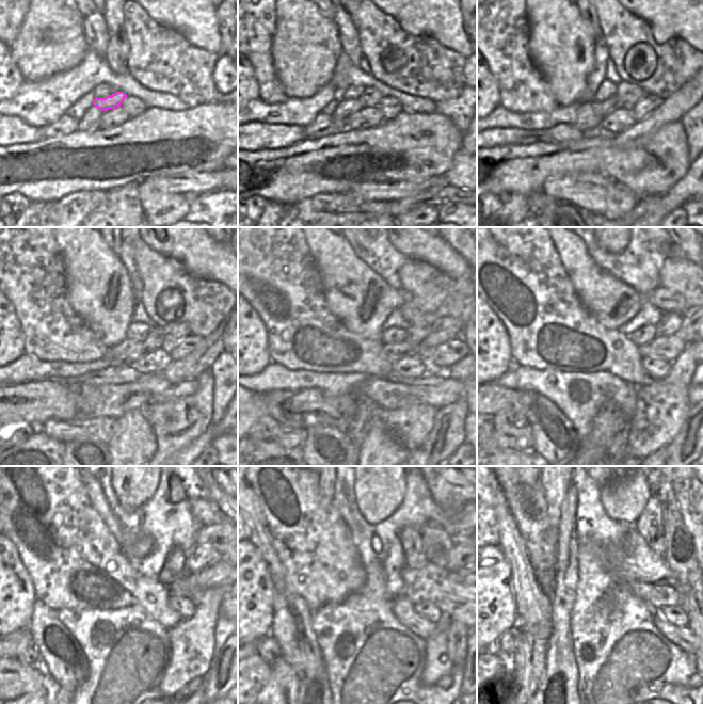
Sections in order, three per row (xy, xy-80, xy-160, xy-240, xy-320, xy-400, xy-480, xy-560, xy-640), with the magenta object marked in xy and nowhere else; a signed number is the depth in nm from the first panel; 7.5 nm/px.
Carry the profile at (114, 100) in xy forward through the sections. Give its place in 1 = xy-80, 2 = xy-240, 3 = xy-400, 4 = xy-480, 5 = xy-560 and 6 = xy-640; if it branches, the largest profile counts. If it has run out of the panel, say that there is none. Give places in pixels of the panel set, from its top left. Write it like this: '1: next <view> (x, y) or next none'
1: next xy-80 (370, 96)
2: next xy-240 (164, 338)
3: next xy-400 (670, 323)
4: next xy-480 (205, 557)
5: next xy-560 (454, 557)
6: next none

